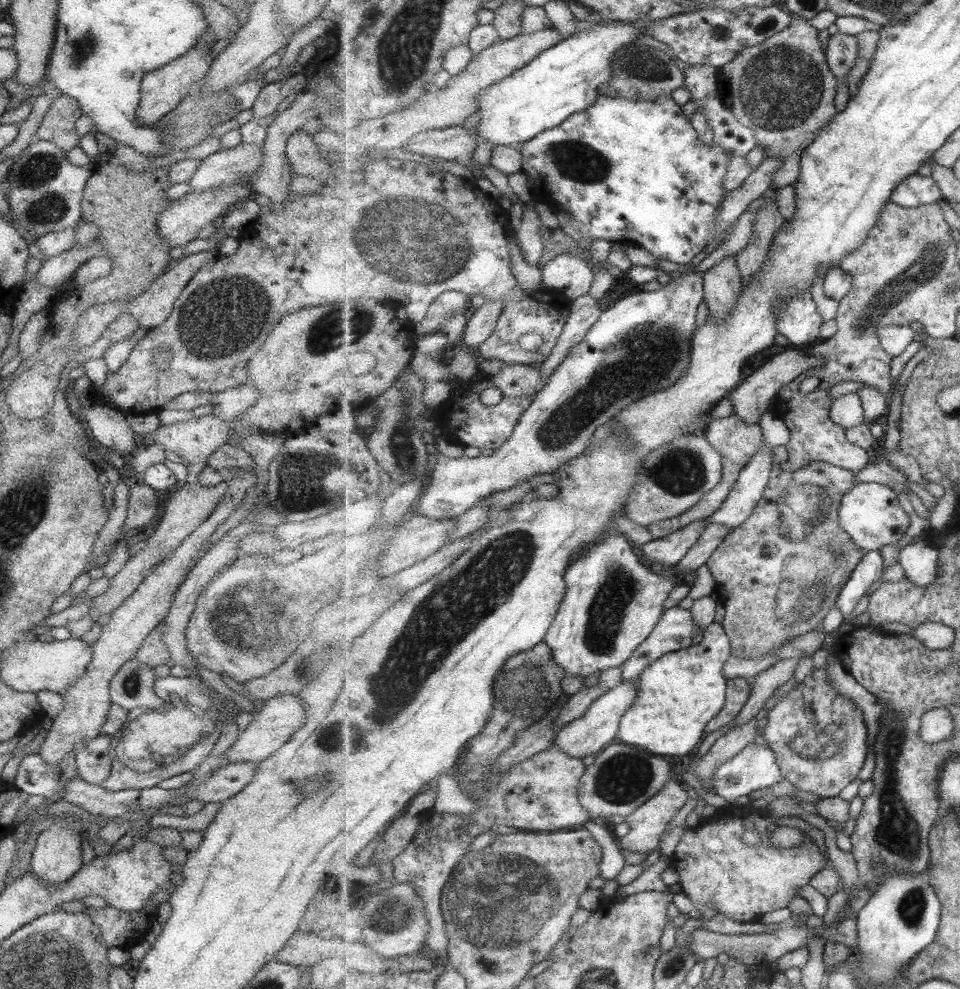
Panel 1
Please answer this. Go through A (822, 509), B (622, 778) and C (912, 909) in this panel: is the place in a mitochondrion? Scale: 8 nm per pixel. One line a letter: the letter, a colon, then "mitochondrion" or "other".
A: mitochondrion
B: mitochondrion
C: mitochondrion

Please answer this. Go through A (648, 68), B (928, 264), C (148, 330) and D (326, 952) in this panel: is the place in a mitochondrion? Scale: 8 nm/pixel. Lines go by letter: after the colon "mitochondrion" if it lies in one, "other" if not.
A: mitochondrion
B: mitochondrion
C: other
D: other

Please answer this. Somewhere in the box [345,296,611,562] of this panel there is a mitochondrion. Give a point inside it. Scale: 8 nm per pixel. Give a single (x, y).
(404, 449)

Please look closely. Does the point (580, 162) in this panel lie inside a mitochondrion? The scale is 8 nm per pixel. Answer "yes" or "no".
yes

